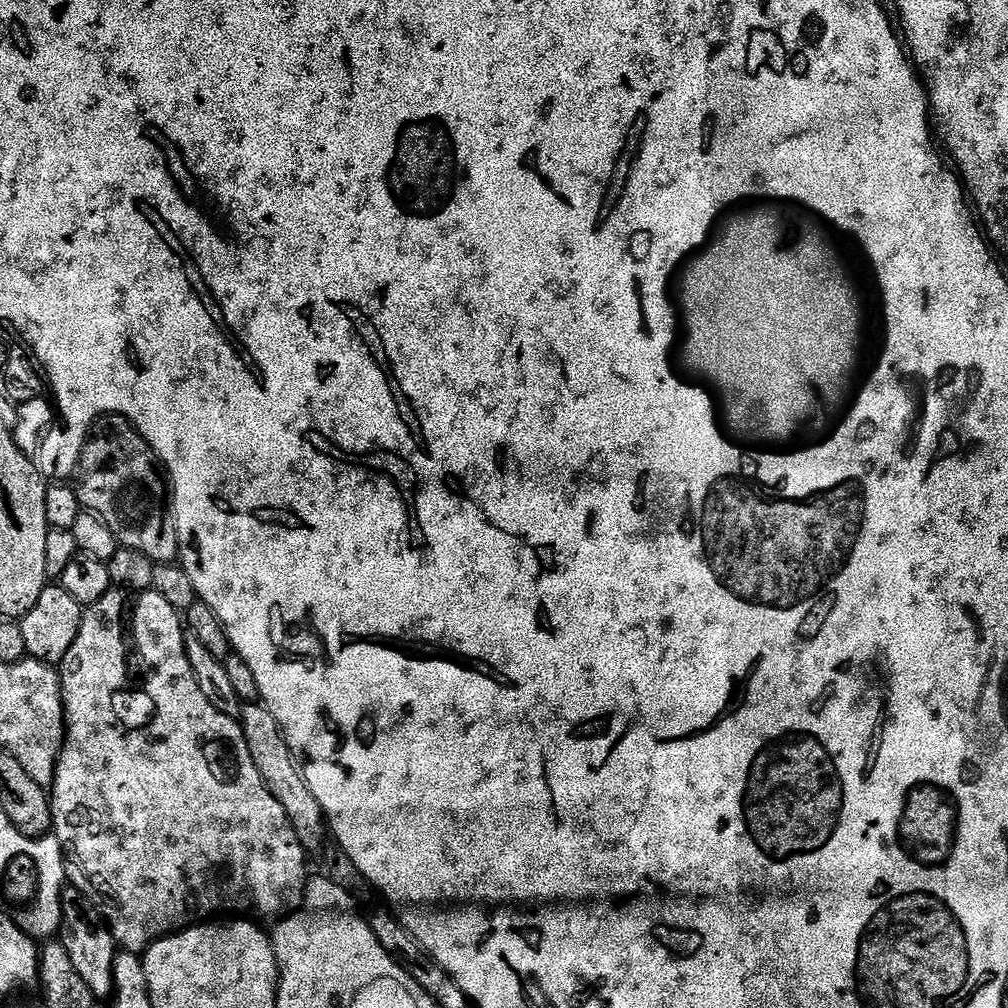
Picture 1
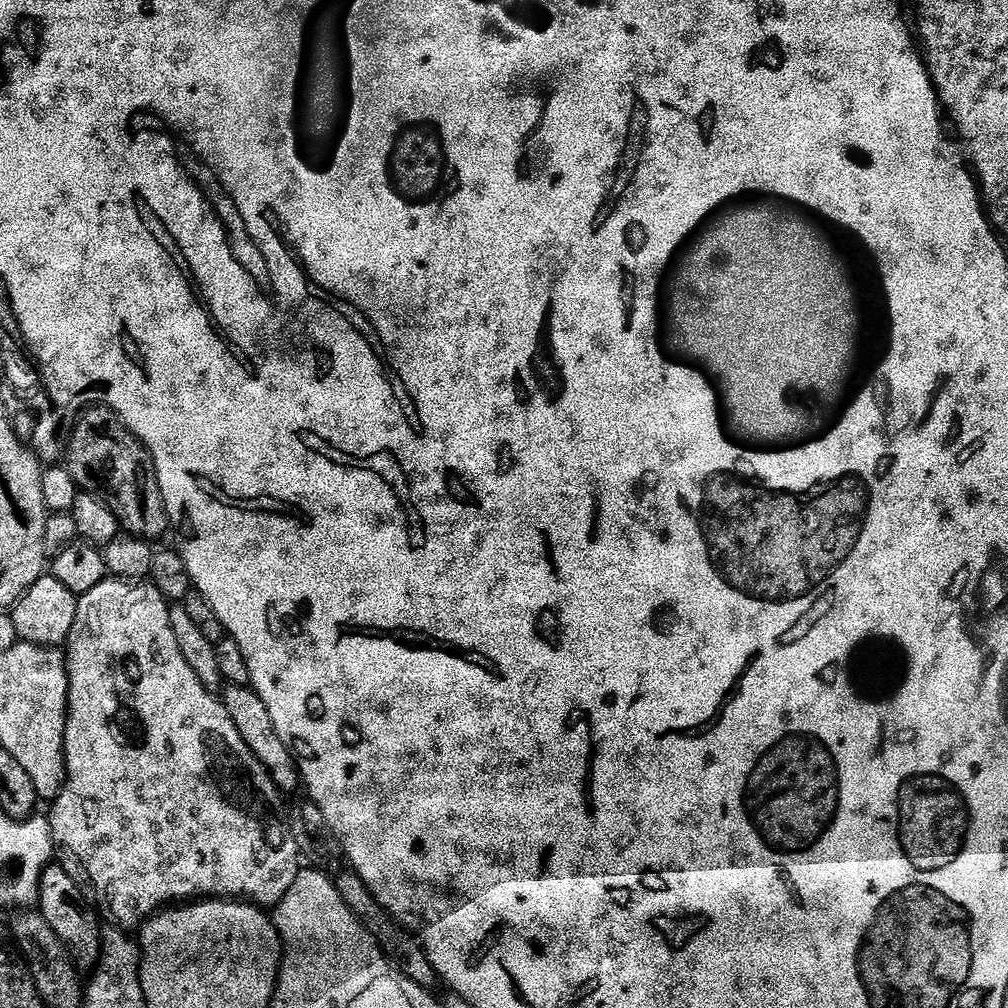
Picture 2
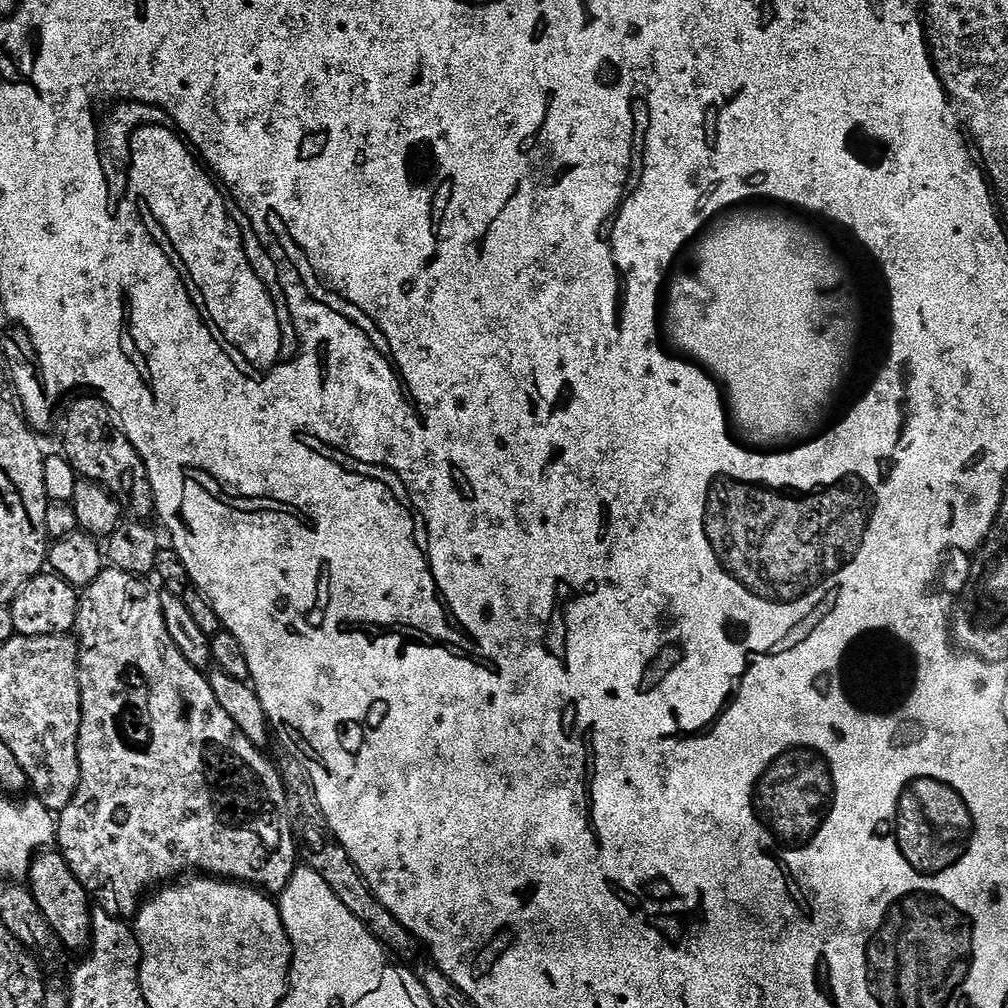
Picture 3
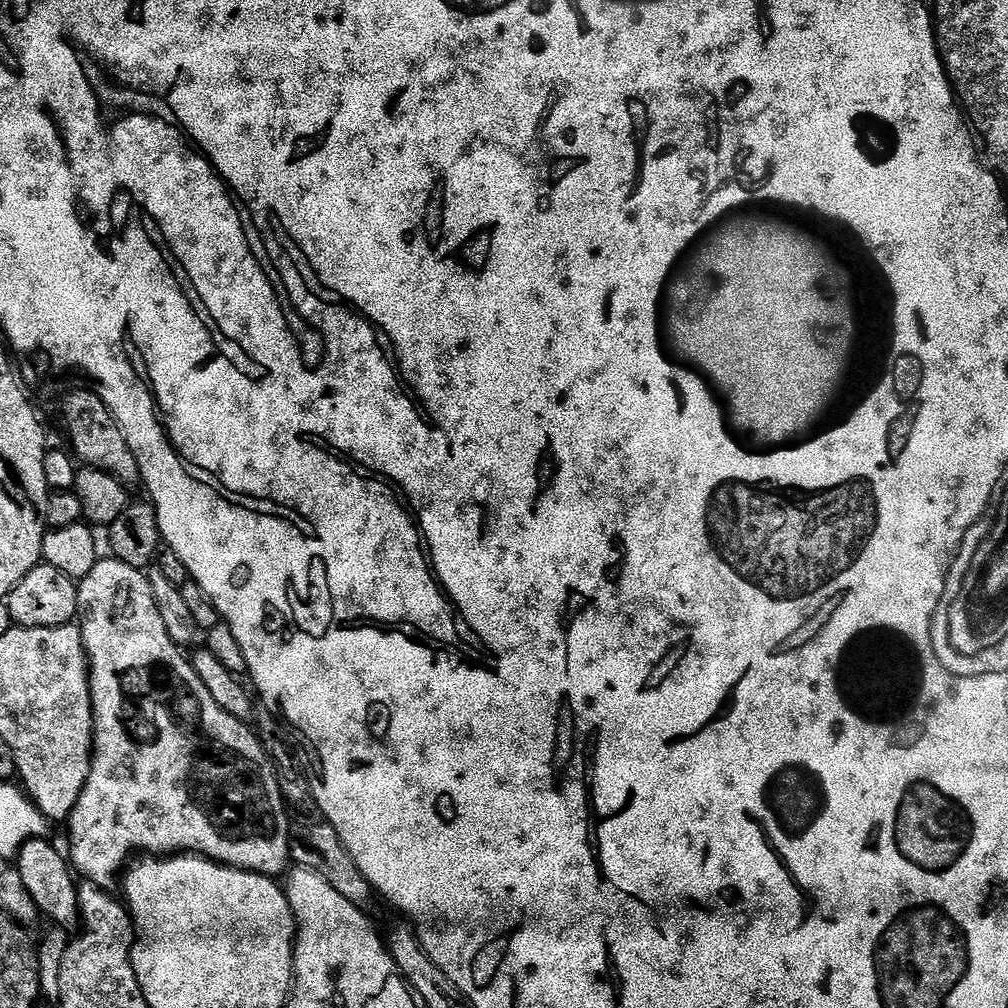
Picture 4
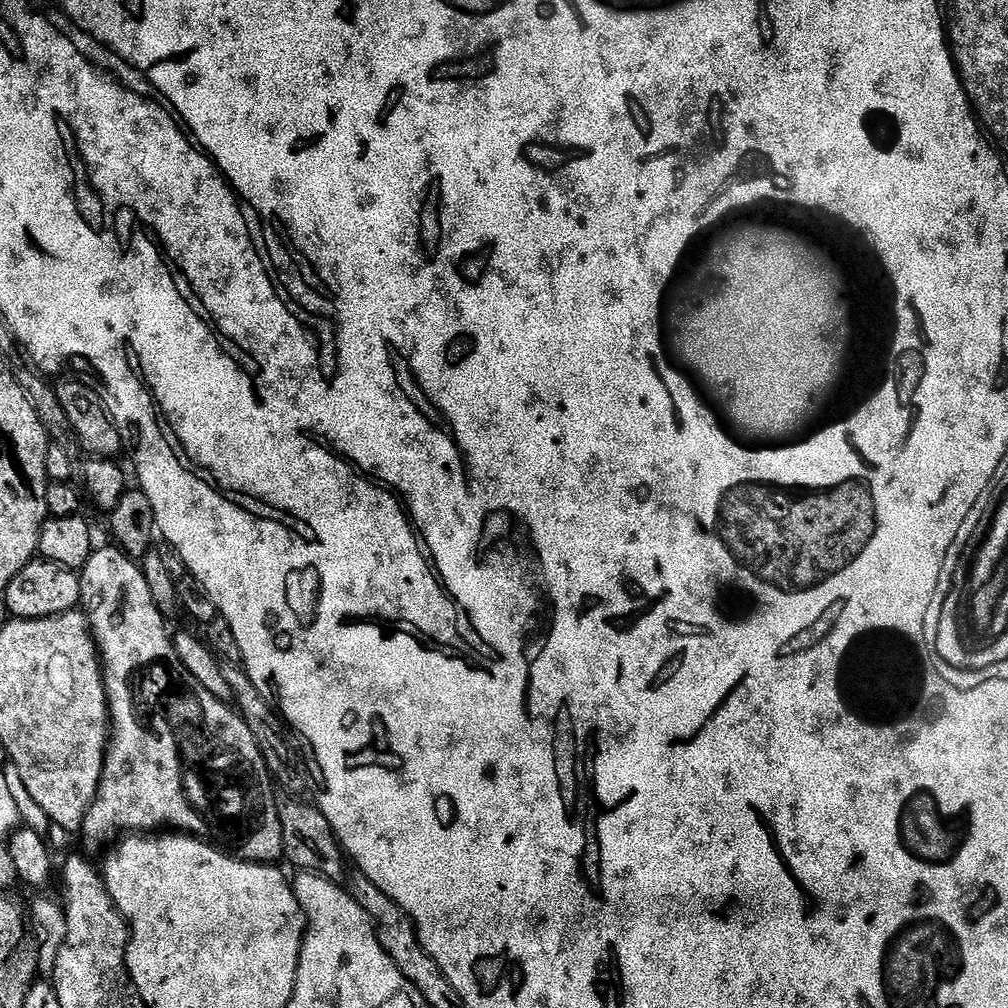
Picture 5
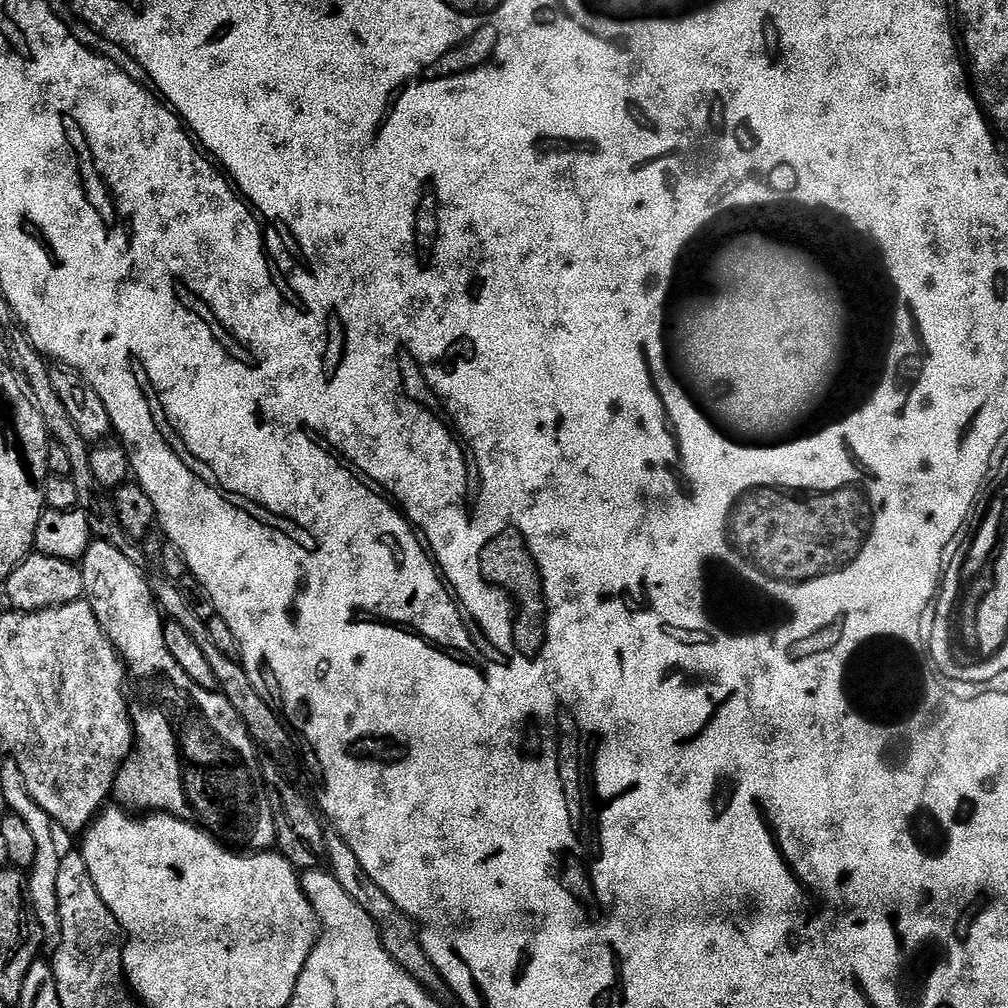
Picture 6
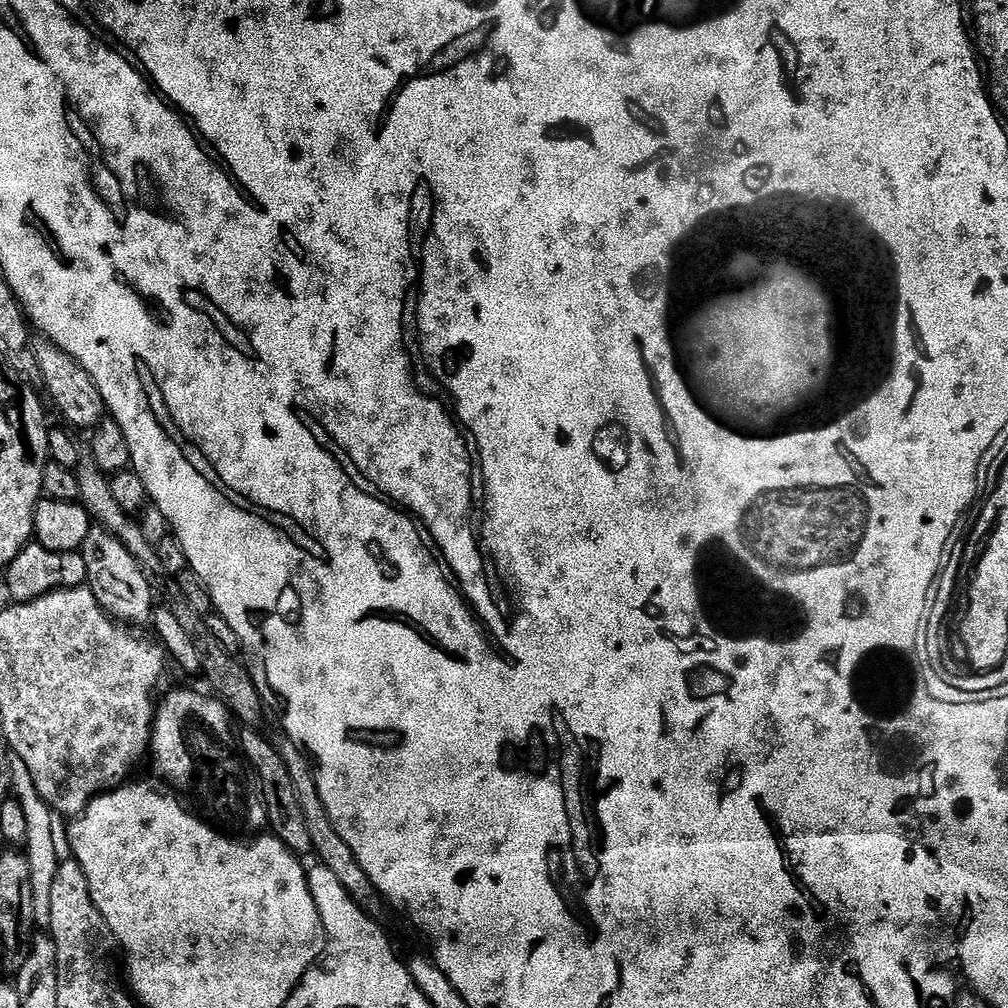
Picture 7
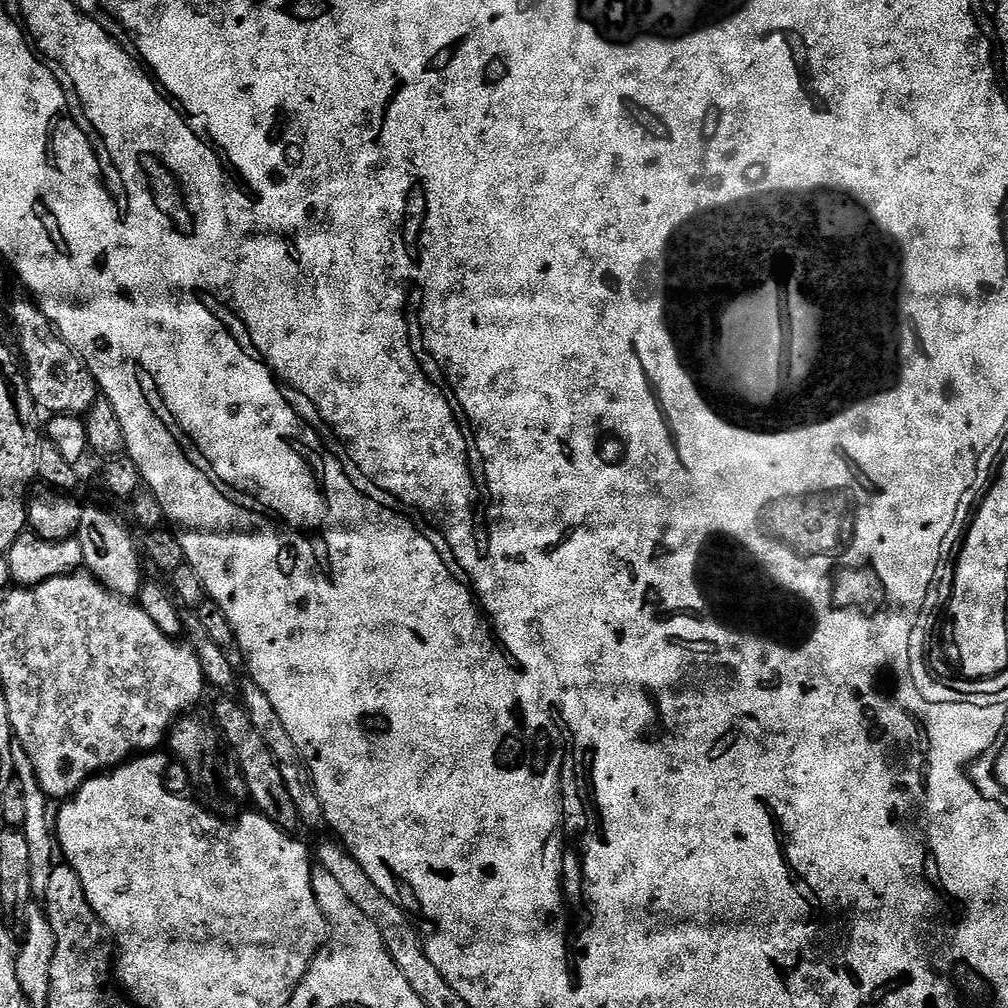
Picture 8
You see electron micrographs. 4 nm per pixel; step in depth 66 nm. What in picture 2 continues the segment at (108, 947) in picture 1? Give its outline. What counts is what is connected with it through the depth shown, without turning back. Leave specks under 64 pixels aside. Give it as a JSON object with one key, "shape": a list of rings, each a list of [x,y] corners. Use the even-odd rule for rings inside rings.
{"shape":[[[52,862],[41,873],[40,880],[40,904],[38,910],[50,922],[54,934],[66,942],[66,950],[70,950],[70,958],[75,962],[77,969],[95,969],[100,963],[100,953],[104,950],[104,938],[102,927],[100,928],[101,917],[95,908],[88,903],[88,899],[82,894],[82,890],[66,874],[66,870],[58,862]]]}

